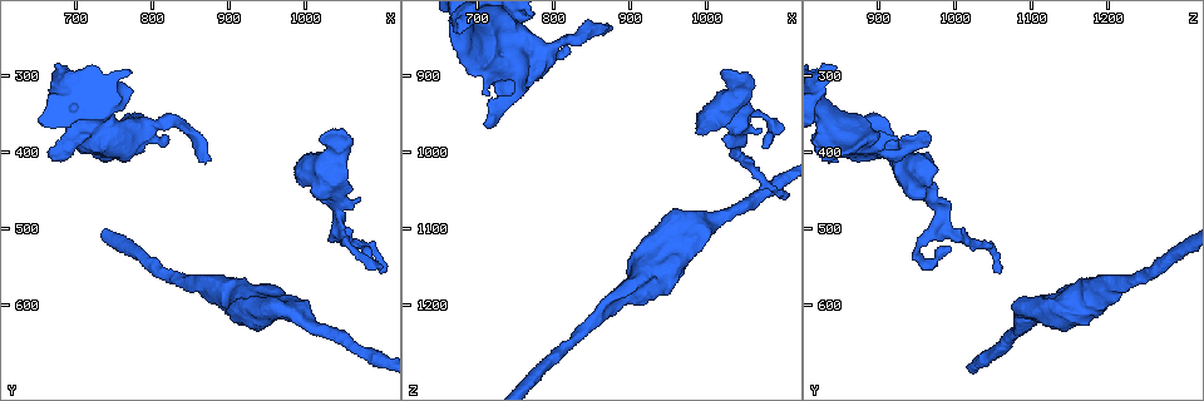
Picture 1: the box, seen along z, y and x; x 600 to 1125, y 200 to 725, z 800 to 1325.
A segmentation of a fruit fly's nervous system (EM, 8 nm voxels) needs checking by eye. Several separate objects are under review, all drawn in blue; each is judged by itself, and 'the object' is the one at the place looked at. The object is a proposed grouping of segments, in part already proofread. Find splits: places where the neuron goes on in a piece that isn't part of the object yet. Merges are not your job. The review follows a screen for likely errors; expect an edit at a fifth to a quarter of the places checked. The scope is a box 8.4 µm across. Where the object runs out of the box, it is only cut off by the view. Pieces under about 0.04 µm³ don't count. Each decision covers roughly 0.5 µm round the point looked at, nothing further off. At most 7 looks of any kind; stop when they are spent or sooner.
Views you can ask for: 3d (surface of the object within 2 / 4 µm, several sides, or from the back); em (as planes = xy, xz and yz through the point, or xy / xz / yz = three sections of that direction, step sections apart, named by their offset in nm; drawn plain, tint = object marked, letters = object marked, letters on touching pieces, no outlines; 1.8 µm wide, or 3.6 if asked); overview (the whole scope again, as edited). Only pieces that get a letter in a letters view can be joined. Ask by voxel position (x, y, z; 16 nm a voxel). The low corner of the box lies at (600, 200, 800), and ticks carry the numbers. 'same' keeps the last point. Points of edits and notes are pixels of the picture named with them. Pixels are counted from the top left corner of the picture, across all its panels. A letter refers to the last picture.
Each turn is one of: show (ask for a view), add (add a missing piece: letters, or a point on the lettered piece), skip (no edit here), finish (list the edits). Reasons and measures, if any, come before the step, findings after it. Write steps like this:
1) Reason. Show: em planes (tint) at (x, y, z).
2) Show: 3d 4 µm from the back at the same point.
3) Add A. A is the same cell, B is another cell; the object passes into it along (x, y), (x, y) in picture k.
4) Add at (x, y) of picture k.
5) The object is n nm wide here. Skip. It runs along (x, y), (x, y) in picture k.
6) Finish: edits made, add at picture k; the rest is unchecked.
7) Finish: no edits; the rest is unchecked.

Stops while still wide. Show: em xy step 4 (letters) at (950, 580, 1170).

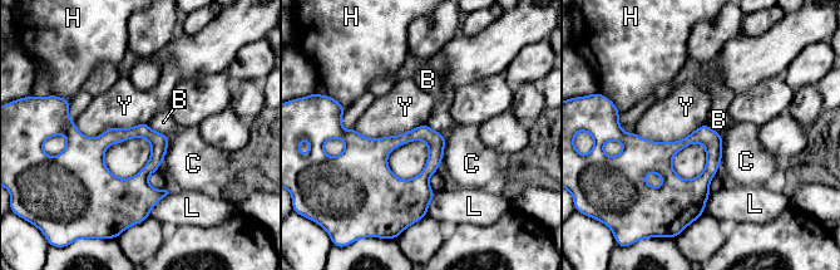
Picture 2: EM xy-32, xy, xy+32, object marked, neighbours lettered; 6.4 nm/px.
Skip. B, C, H, L and Y are other cells; a border runs along (147, 122), (94, 137), (74, 124) in picture 2; none of them fits.

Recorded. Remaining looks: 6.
Free end. Show: 3d 4 µm at (995, 445, 965).

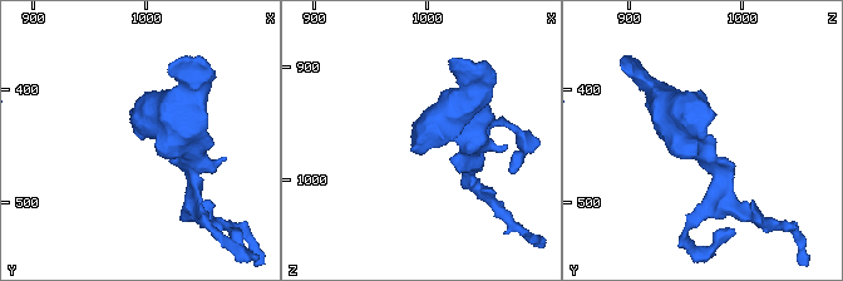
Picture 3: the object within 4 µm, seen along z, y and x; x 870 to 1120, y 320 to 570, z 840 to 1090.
Show: em planes (letters) at (998, 444, 966).

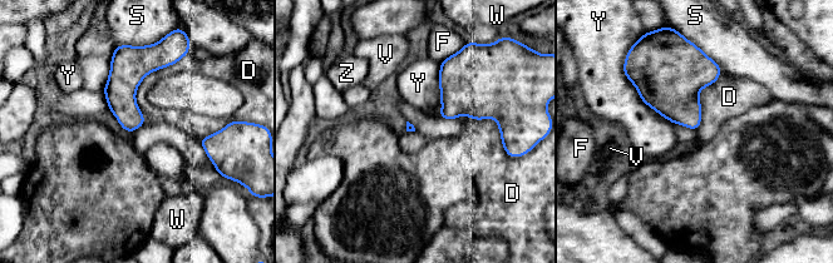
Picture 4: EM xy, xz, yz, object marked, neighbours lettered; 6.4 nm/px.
Skip. D, F, S, V, W, Y and Z are other cells; no lettered piece goes on from it.

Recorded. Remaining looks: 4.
An open end. Show: 3d 2 µm at (870, 415, 835).

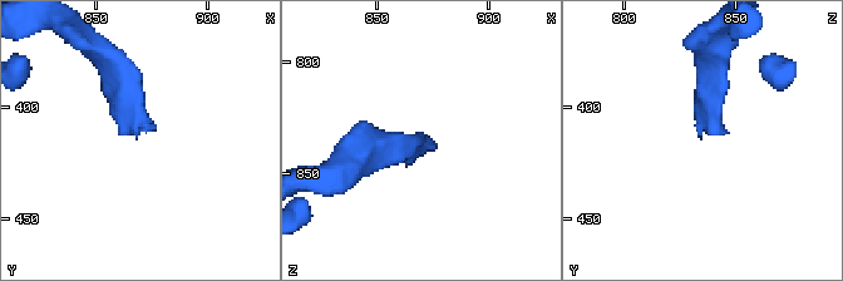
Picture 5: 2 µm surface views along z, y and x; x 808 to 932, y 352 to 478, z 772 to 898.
Shape alone is not enough. Show: em planes (letters) at (874, 412, 838).

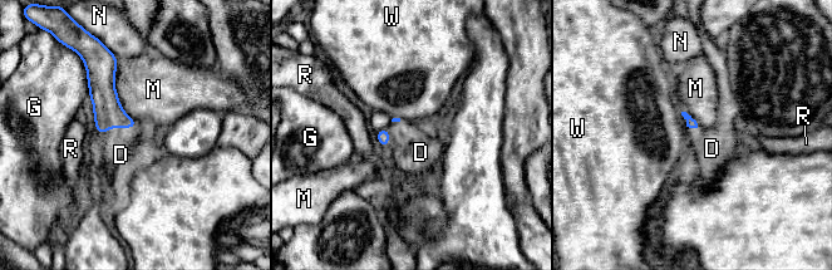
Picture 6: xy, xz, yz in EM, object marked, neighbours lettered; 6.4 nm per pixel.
Add at (421, 152) of picture 6. D is the same cell, G, M, N, R and W are other cells; the object passes into it along (383, 136), (387, 143), (421, 152) in picture 6; it goes on there.

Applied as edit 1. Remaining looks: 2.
Finish: edits made, add at picture 6; the rest is unchecked.

